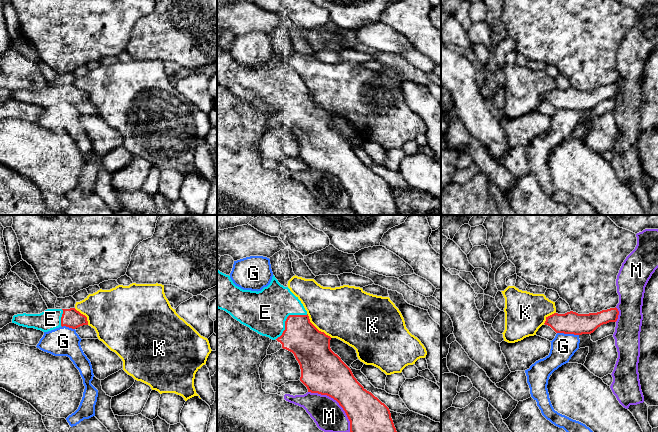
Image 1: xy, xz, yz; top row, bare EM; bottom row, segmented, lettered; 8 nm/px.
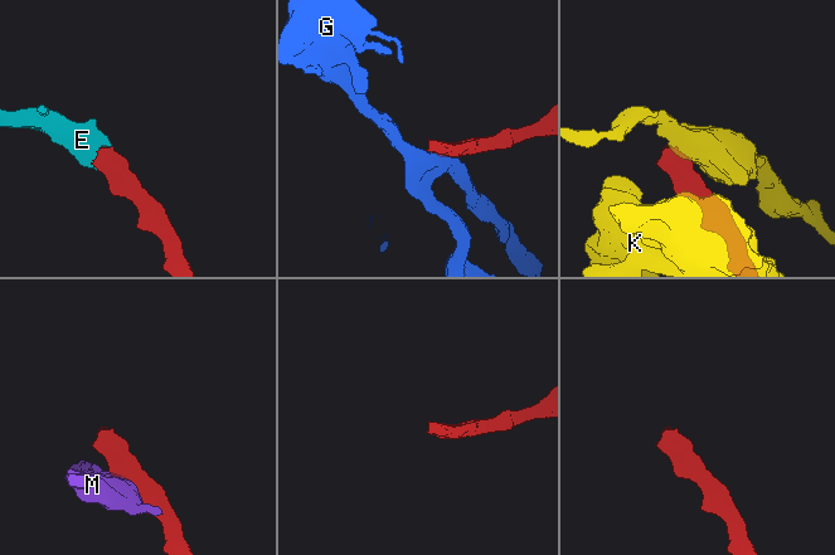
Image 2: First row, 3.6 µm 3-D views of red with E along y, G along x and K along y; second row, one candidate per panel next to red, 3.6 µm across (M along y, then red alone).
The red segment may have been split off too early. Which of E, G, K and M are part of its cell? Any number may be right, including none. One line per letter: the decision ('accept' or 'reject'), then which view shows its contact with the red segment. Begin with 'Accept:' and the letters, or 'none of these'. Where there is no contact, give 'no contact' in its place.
Accept: E
E: accept; contact in xz
G: reject; contact in yz
K: reject; contact in xz
M: reject; contact in xz

